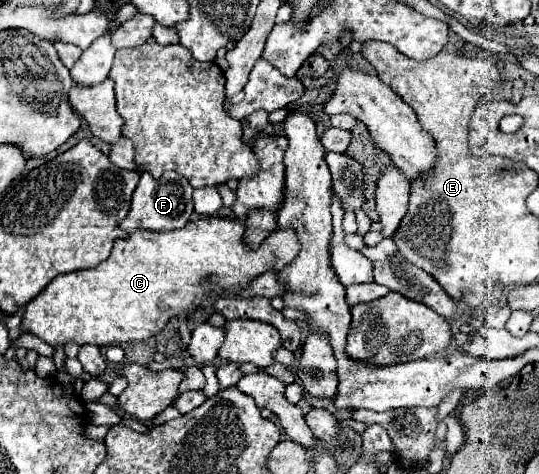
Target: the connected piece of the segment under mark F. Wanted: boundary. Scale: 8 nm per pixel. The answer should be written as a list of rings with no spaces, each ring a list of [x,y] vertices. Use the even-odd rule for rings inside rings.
[[[147,171],[141,173],[141,181],[133,193],[131,209],[127,217],[121,221],[121,229],[133,233],[135,229],[151,229],[151,231],[171,231],[187,225],[193,217],[193,187],[185,177],[175,171],[163,173],[163,177],[153,179]]]

